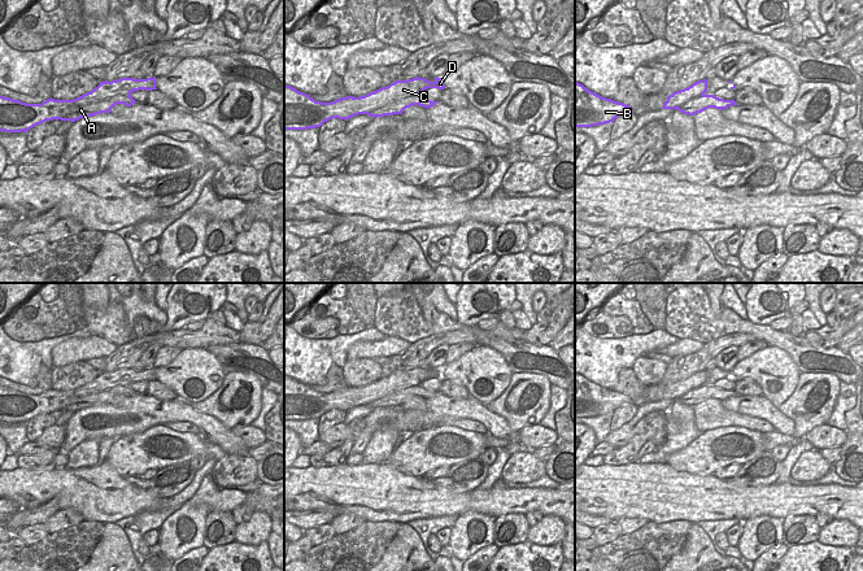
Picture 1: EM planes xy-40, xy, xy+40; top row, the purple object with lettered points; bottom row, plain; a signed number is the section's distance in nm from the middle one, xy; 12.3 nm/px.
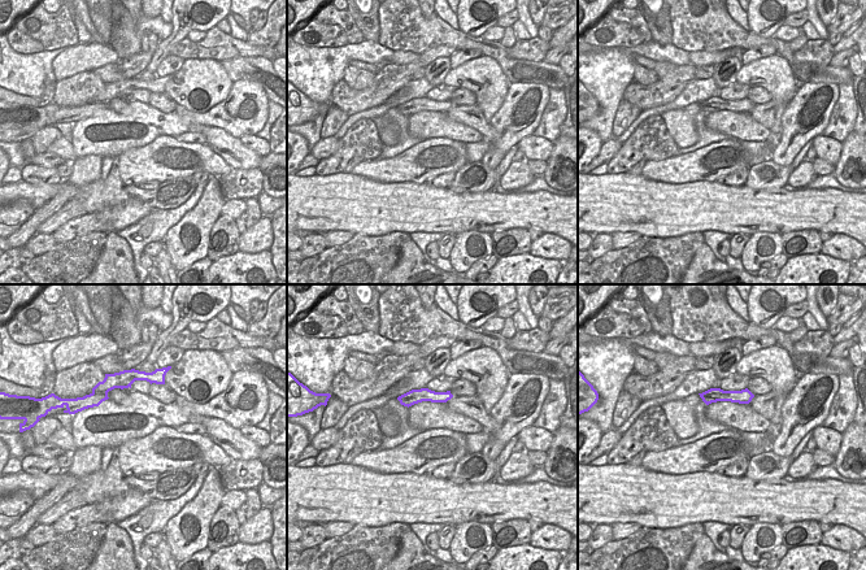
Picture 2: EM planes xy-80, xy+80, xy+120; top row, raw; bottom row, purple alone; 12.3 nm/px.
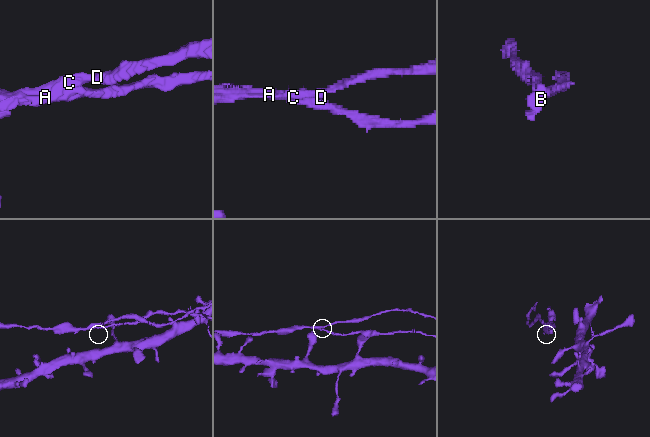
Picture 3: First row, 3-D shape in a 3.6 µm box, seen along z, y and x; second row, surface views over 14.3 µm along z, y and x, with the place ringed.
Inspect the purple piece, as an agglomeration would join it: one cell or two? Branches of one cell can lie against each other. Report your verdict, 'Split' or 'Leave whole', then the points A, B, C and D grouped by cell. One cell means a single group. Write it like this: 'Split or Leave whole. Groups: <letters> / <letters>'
Split. Groups: A / B C D.

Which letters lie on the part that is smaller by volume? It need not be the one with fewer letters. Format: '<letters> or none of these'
A.

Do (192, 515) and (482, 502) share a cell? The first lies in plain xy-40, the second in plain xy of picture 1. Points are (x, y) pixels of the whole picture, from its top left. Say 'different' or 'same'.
different

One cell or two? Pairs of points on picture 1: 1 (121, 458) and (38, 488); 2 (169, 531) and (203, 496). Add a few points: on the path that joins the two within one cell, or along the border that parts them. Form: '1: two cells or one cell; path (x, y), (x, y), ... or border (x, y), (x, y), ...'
1: two cells; border (107, 460), (125, 478)
2: one cell; path (175, 522), (179, 515), (184, 514), (194, 505)

